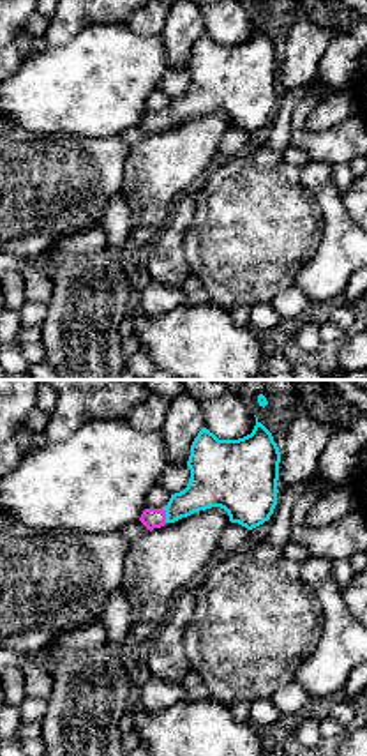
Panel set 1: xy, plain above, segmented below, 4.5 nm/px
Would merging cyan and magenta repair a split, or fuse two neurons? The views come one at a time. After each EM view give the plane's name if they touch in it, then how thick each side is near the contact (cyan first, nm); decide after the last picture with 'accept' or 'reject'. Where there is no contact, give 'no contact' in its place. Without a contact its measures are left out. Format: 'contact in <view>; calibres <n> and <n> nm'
contact in xy; calibres 200 and 100 nm

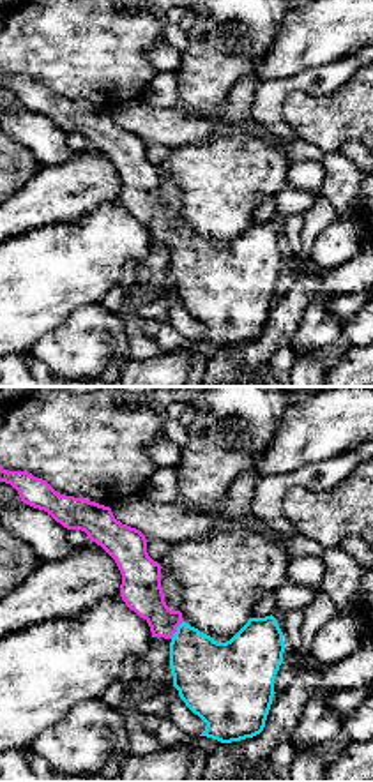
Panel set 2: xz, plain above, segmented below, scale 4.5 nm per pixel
contact in xz; calibres 300 and 180 nm

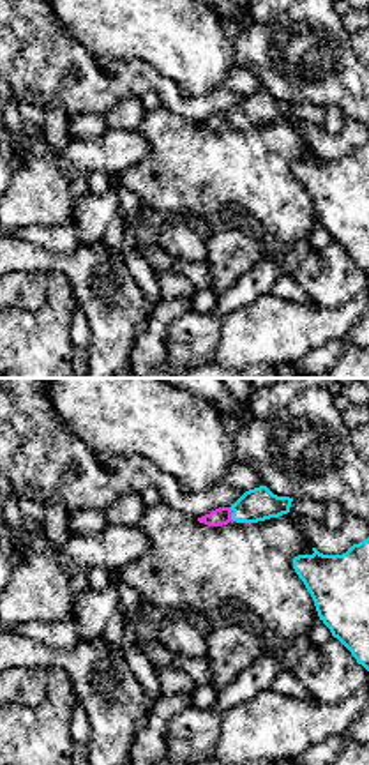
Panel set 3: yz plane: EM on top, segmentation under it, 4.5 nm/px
contact in yz; calibres 150 and 80 nm

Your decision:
accept

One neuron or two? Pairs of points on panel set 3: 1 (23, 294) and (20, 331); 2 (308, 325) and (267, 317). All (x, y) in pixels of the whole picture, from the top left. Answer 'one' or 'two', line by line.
1: two
2: one

